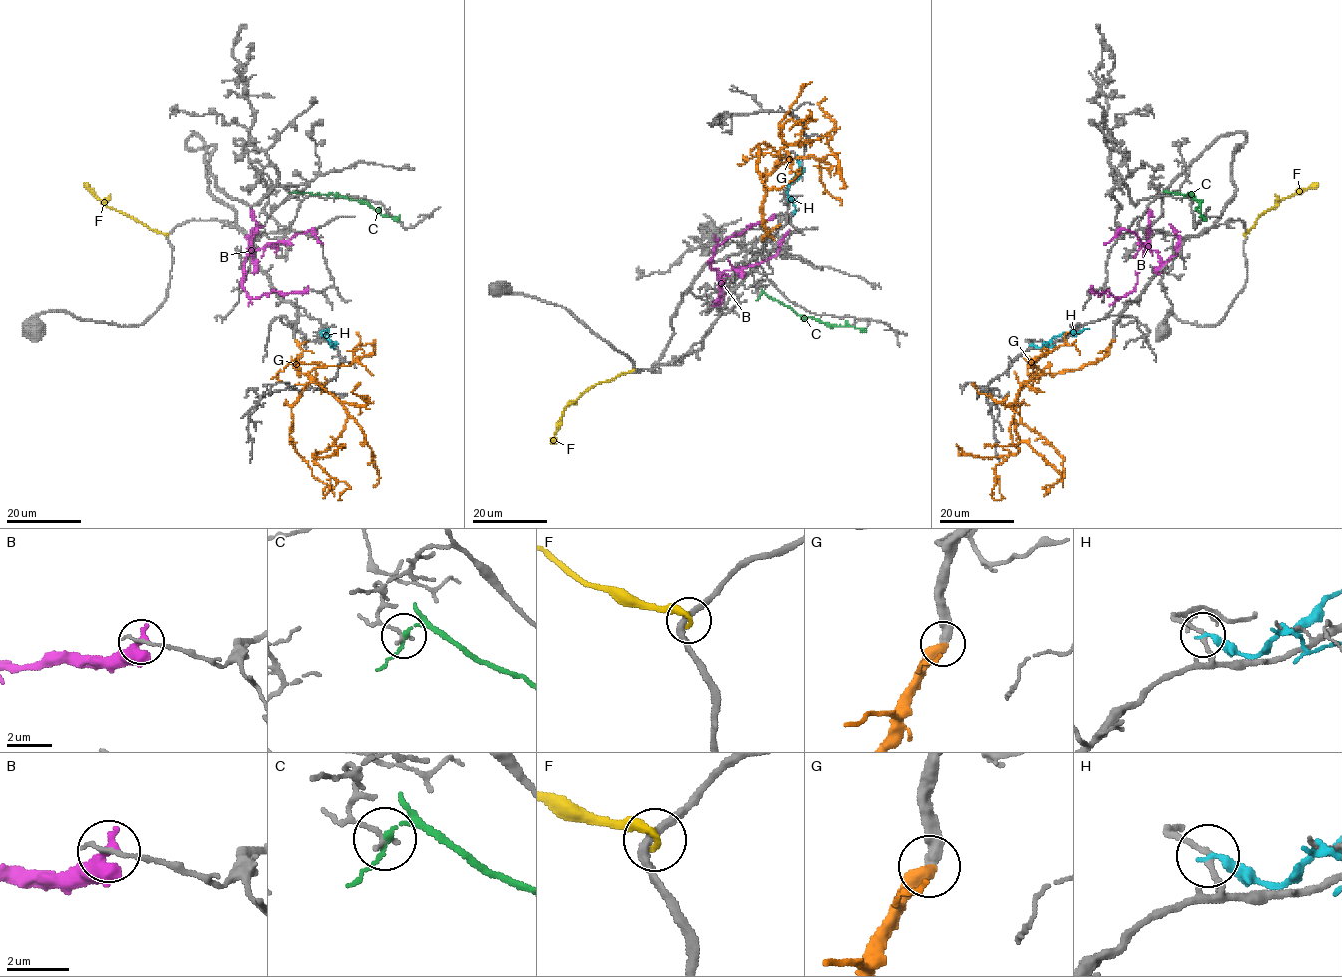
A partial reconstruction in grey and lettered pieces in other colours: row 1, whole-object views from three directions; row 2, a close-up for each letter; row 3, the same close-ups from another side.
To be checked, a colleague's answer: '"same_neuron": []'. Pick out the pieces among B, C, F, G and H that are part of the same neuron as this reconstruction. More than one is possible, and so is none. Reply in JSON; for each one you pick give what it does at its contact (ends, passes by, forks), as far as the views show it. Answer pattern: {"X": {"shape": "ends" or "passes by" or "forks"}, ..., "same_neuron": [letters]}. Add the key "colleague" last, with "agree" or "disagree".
{"G": {"shape": "ends"}, "same_neuron": ["G"], "colleague": "disagree"}

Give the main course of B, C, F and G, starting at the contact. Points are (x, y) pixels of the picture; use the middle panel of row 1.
B: (774, 216), (716, 246), (708, 262), (711, 268), (720, 272), (734, 270), (769, 259), (789, 229)
C: (760, 295), (765, 293), (797, 314), (865, 331)
F: (634, 370), (589, 387), (563, 411), (551, 444)
G: (762, 240), (777, 154), (814, 140), (788, 144), (779, 131), (791, 119), (816, 119), (804, 126)

